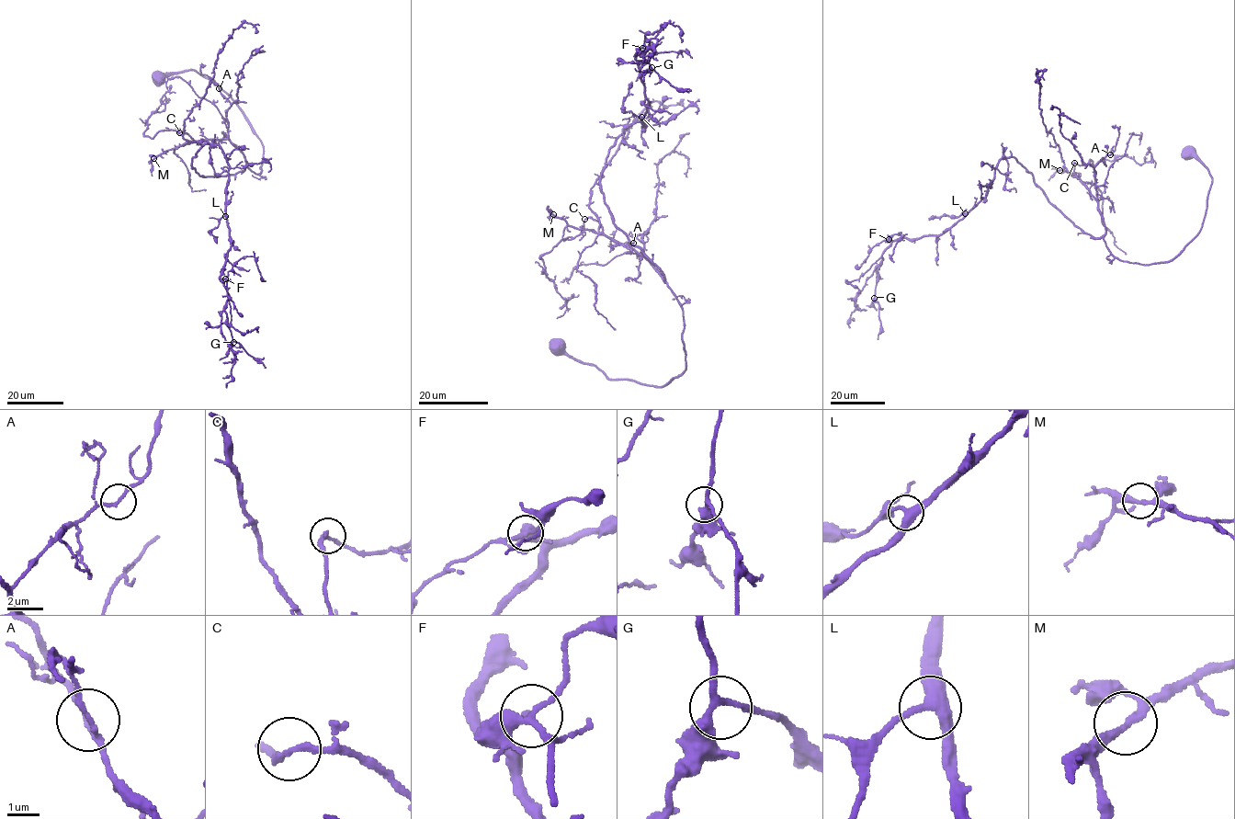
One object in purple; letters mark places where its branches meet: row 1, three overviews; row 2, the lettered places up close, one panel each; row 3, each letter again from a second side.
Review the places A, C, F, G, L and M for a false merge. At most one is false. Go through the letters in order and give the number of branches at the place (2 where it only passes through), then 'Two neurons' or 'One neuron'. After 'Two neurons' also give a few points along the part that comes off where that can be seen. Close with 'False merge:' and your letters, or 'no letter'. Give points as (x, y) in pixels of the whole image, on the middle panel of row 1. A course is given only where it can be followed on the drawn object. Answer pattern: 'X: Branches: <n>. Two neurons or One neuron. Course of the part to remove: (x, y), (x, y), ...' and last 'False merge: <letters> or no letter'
A: Branches: 2. One neuron
C: Branches: 2. One neuron
F: Branches: 3. One neuron
G: Branches: 3. One neuron
L: Branches: 3. One neuron
M: Branches: 3. One neuron
False merge: no letter

